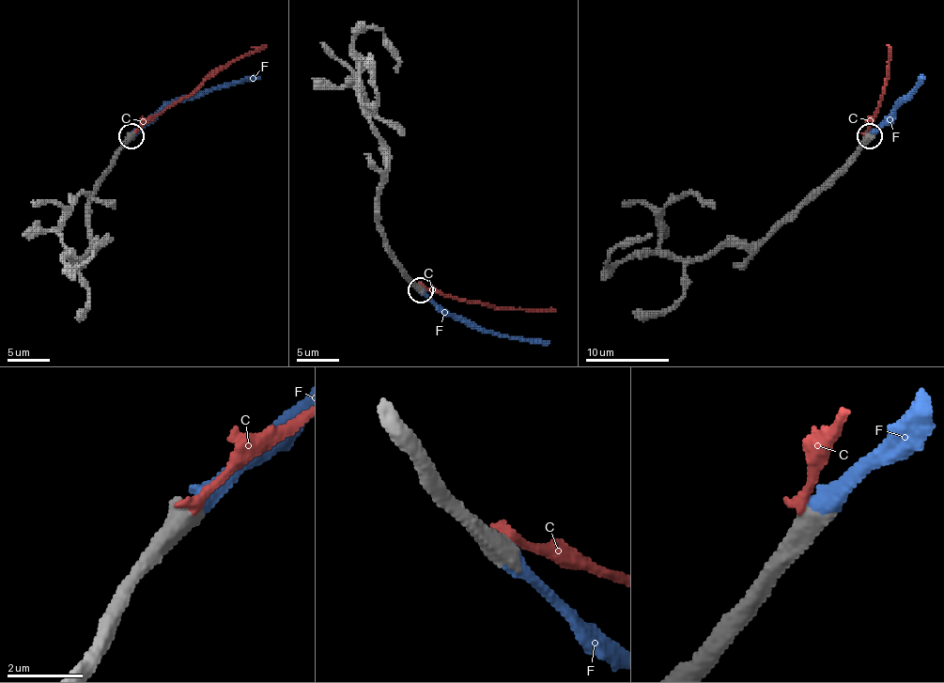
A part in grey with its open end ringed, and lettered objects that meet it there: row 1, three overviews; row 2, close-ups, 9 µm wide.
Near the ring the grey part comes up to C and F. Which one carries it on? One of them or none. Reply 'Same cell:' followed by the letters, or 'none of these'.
Same cell: F

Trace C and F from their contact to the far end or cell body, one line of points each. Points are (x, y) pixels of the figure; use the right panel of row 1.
C: (865, 135), (887, 78), (889, 45)
F: (870, 135), (922, 76)

